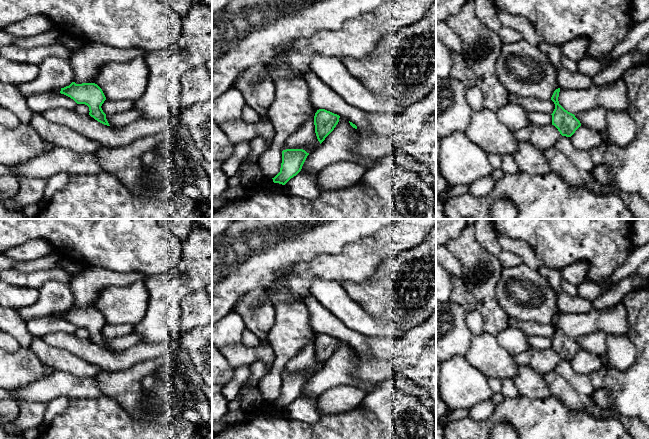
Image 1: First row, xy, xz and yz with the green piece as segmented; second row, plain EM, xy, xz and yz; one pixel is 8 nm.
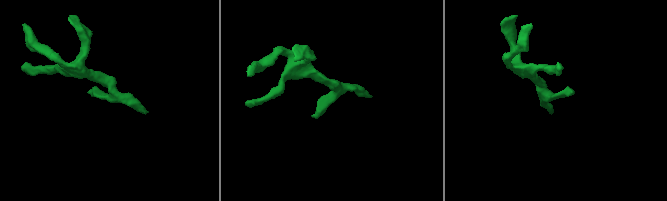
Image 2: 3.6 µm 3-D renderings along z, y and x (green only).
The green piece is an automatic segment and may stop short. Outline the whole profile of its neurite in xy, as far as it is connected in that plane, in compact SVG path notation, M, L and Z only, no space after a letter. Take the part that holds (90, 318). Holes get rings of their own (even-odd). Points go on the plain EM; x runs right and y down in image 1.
M72 306L69 310L61 312L61 318L73 323L77 328L85 328L89 331L89 339L98 346L112 351L123 351L140 342L135 334L106 339L101 330L106 324L102 313L95 307L76 308Z

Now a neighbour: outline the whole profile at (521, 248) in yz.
M498 234L498 242L504 250L518 255L522 259L523 264L541 272L543 265L536 257L533 248L527 242L501 234Z

